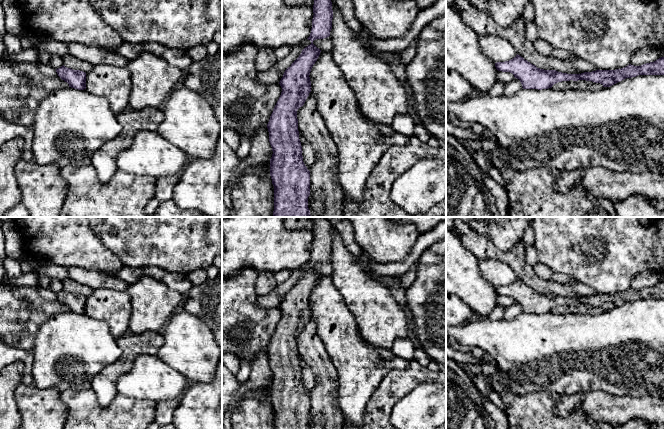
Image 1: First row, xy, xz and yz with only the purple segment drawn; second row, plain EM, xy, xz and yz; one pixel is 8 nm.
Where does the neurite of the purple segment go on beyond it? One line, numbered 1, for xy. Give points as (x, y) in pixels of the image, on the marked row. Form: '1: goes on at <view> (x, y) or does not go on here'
1: does not go on here

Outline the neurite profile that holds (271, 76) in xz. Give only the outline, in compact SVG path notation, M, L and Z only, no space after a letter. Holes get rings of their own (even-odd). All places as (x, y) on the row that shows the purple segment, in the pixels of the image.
M271 68L264 72L258 72L256 80L265 84L276 84L280 82L284 72L276 68Z

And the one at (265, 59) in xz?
M258 49L255 59L255 67L258 72L264 72L271 69L277 63L277 61L278 58L275 56L273 49Z

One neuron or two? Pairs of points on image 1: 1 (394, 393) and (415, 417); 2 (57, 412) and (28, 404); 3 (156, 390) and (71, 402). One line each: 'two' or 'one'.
1: two
2: one
3: two

